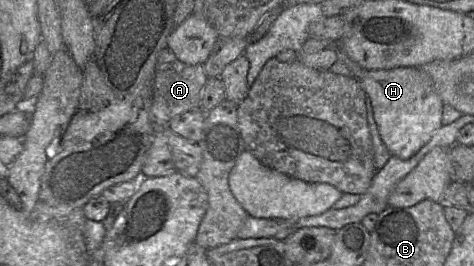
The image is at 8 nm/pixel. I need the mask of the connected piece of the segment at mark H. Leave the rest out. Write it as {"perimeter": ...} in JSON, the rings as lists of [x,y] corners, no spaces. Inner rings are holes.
{"perimeter":[[[420,67],[366,70],[357,80],[371,102],[378,132],[392,155],[409,159],[442,126],[444,103],[433,80]]]}

